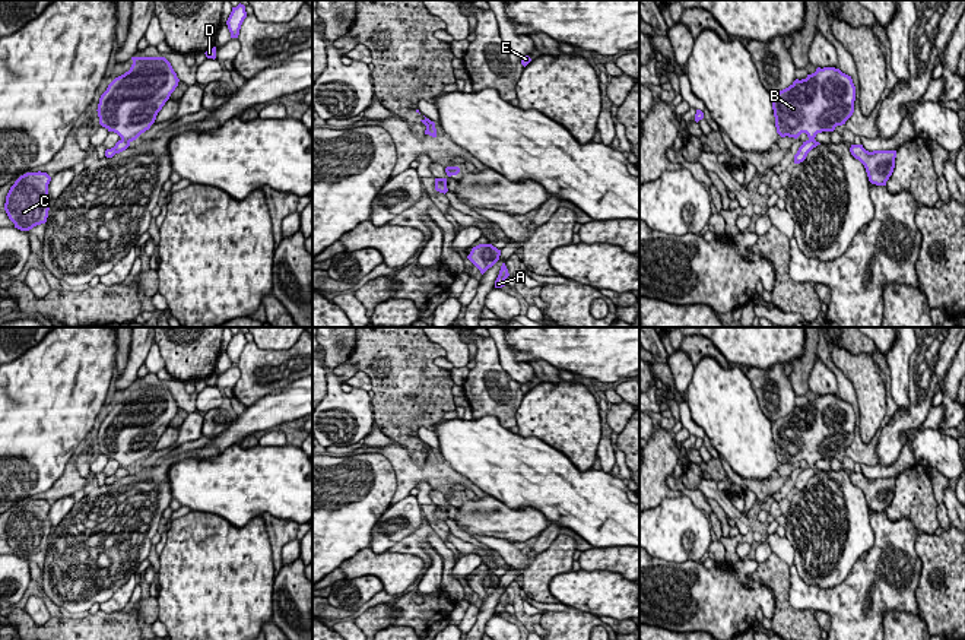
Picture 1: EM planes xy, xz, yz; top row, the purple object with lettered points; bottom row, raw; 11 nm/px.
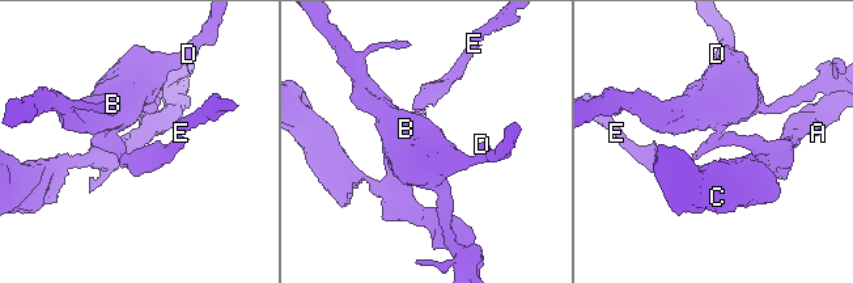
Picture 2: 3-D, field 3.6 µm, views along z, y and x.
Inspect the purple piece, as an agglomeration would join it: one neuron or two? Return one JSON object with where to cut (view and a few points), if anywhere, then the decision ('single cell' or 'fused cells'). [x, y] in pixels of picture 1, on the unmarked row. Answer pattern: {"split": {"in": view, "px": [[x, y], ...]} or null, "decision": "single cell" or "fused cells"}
{"split": {"in": "xy", "px": [[121, 466], [129, 469]]}, "decision": "fused cells"}

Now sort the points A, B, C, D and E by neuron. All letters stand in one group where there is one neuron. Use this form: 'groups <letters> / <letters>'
groups A C E / B D

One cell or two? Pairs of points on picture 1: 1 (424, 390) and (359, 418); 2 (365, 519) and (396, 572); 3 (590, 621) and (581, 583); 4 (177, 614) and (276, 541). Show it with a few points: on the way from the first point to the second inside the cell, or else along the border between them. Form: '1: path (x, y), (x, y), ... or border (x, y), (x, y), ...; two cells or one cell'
1: border (371, 398), (373, 420), (375, 423); two cells
2: border (368, 547), (346, 558), (339, 567); two cells
3: border (570, 607), (599, 617); two cells
4: border (260, 516), (276, 572); two cells

